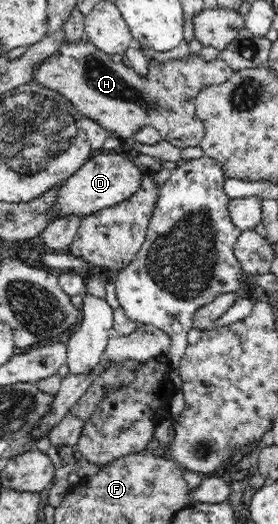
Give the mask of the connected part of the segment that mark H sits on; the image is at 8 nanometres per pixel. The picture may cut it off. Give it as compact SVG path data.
M84 40L79 43L65 43L59 51L44 63L40 63L34 71L34 82L49 87L51 90L61 93L68 101L71 101L81 114L96 120L102 127L111 131L112 135L128 140L138 133L142 127L153 127L162 135L168 143L188 149L198 147L204 135L202 120L195 110L195 99L198 92L206 84L224 83L235 71L221 57L216 59L204 59L201 53L191 53L182 59L166 59L157 63L151 59L147 65L146 73L138 73L134 68L124 63L114 63L110 56L98 50L93 44Z

